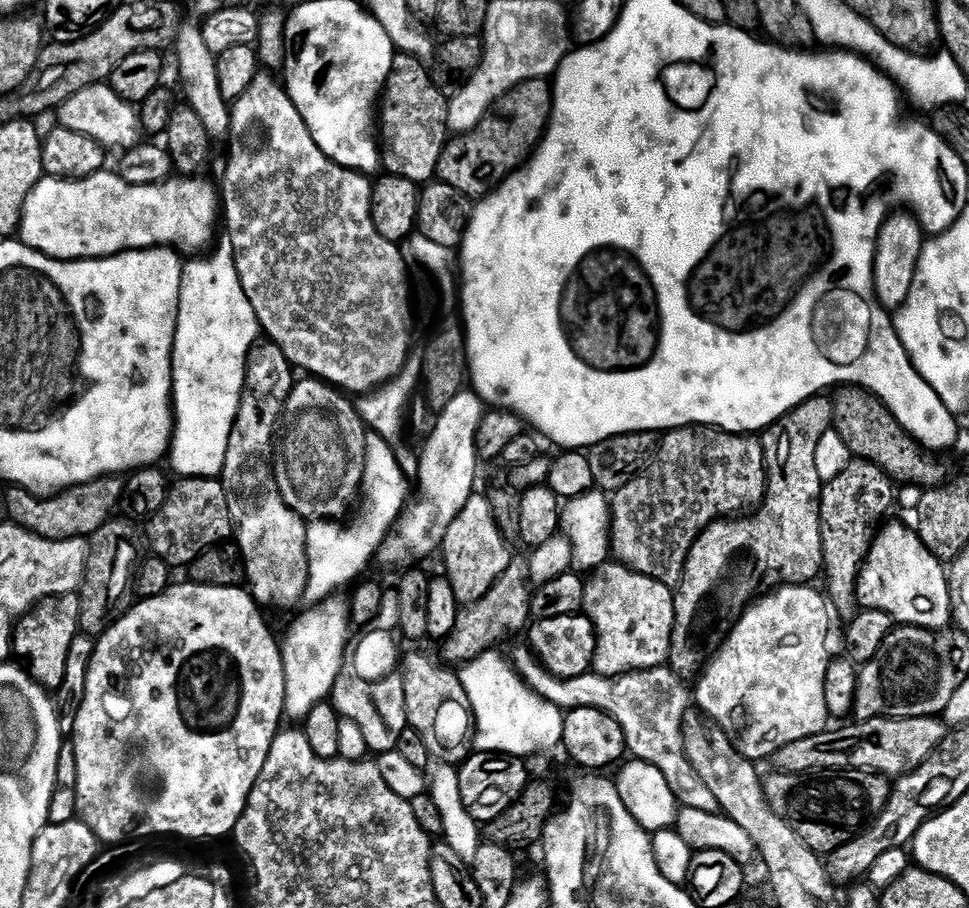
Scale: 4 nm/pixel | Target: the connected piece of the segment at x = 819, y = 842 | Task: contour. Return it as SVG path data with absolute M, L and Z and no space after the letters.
M783 770L777 771L777 776L772 776L763 781L764 786L764 796L771 805L773 811L777 815L781 816L797 832L799 836L802 837L804 843L808 845L809 848L812 848L816 851L817 854L831 854L836 851L842 845L850 842L852 839L859 836L860 833L863 833L870 829L872 825L879 819L882 815L884 808L887 806L890 793L890 784L887 779L879 772L870 772L867 770L829 770L826 772L786 772Z

